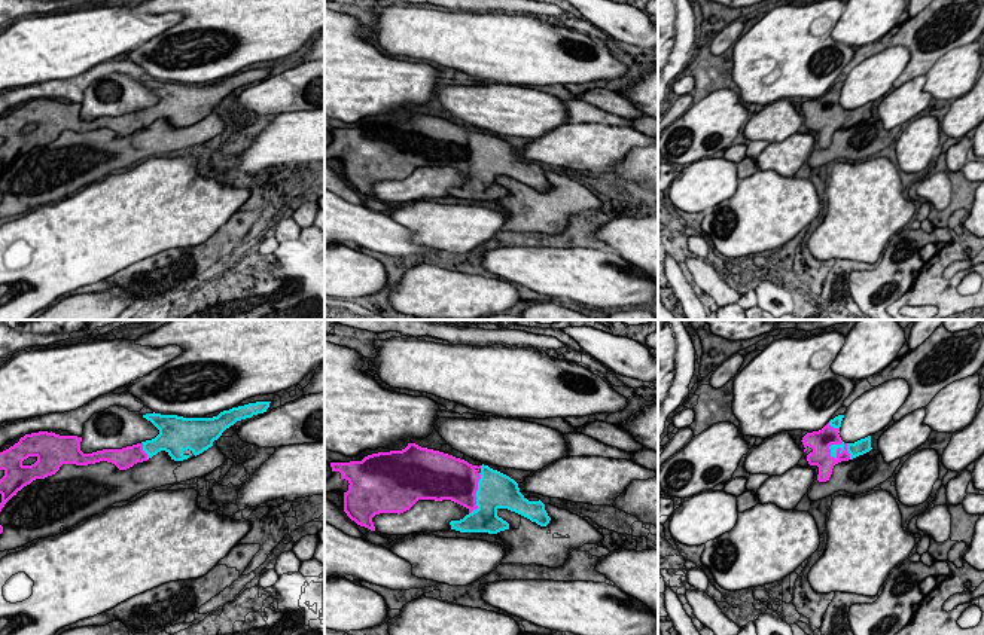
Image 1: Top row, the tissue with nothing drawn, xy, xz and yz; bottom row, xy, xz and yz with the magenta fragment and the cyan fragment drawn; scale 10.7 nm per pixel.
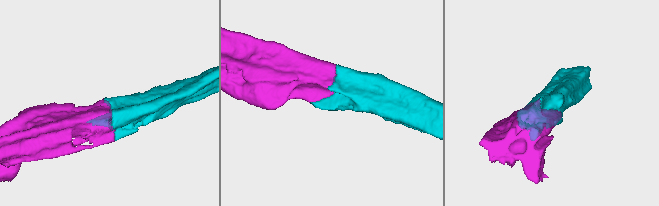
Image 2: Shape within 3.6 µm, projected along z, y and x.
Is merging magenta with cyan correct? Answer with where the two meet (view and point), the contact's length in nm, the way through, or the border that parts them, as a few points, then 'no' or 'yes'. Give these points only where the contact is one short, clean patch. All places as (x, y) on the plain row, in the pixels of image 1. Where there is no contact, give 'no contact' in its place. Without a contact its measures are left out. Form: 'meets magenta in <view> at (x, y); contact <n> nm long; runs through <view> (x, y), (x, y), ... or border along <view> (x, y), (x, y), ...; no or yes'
meets magenta in xz at (475, 159); contact 460 nm long; yes

